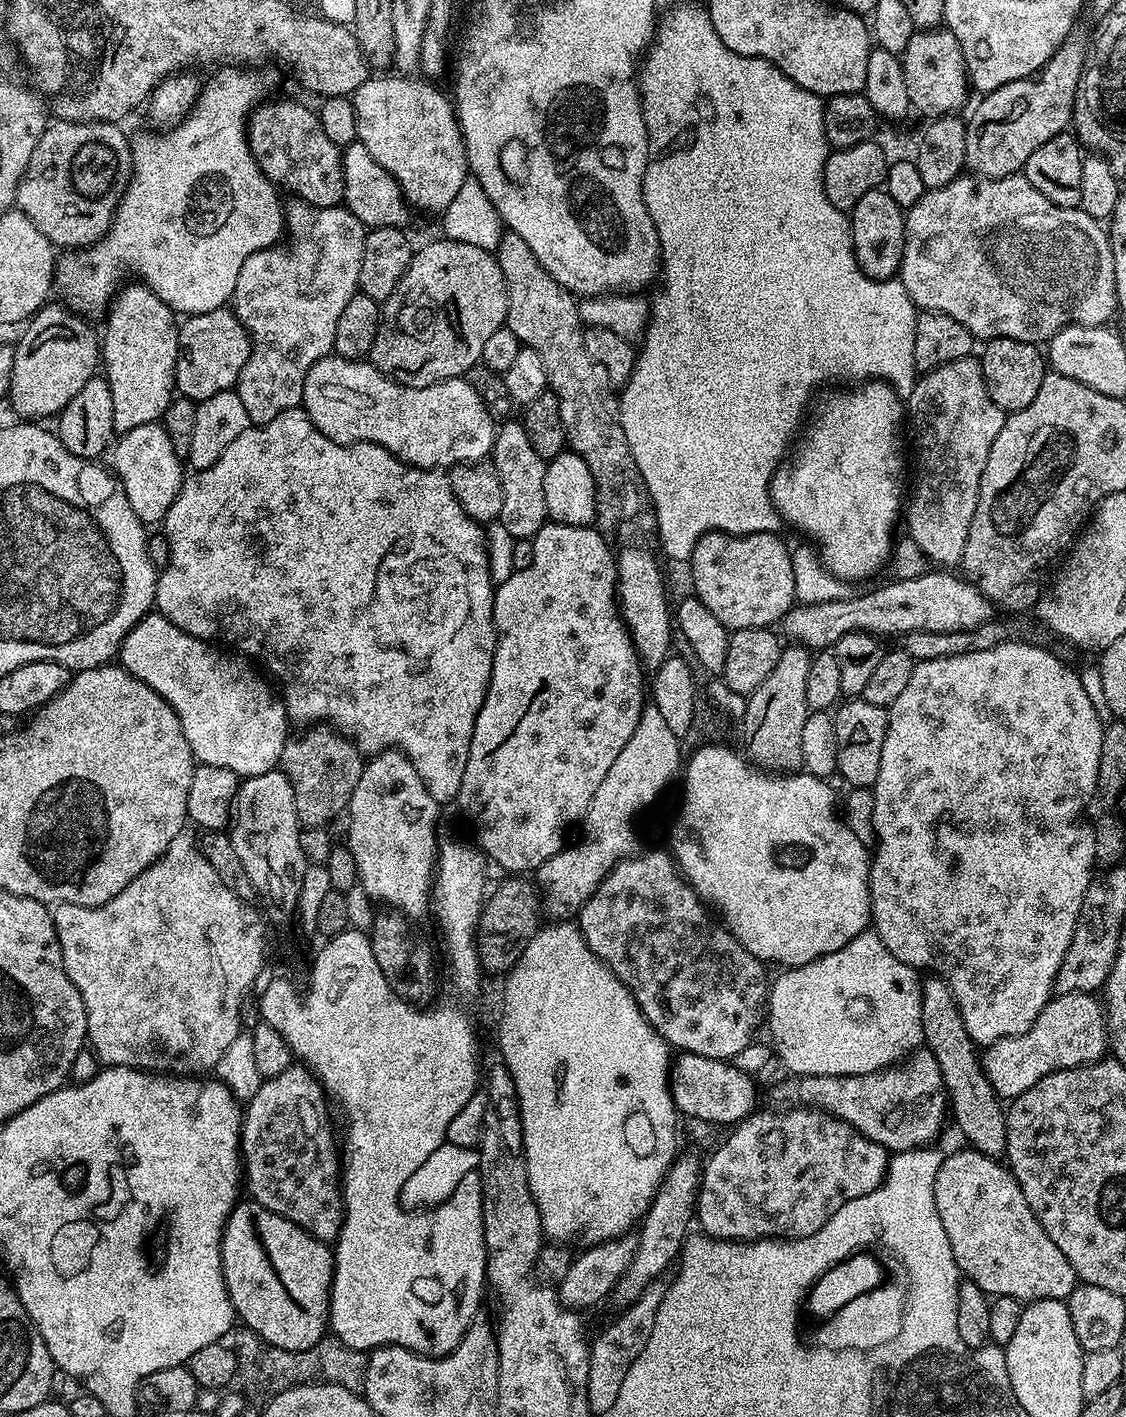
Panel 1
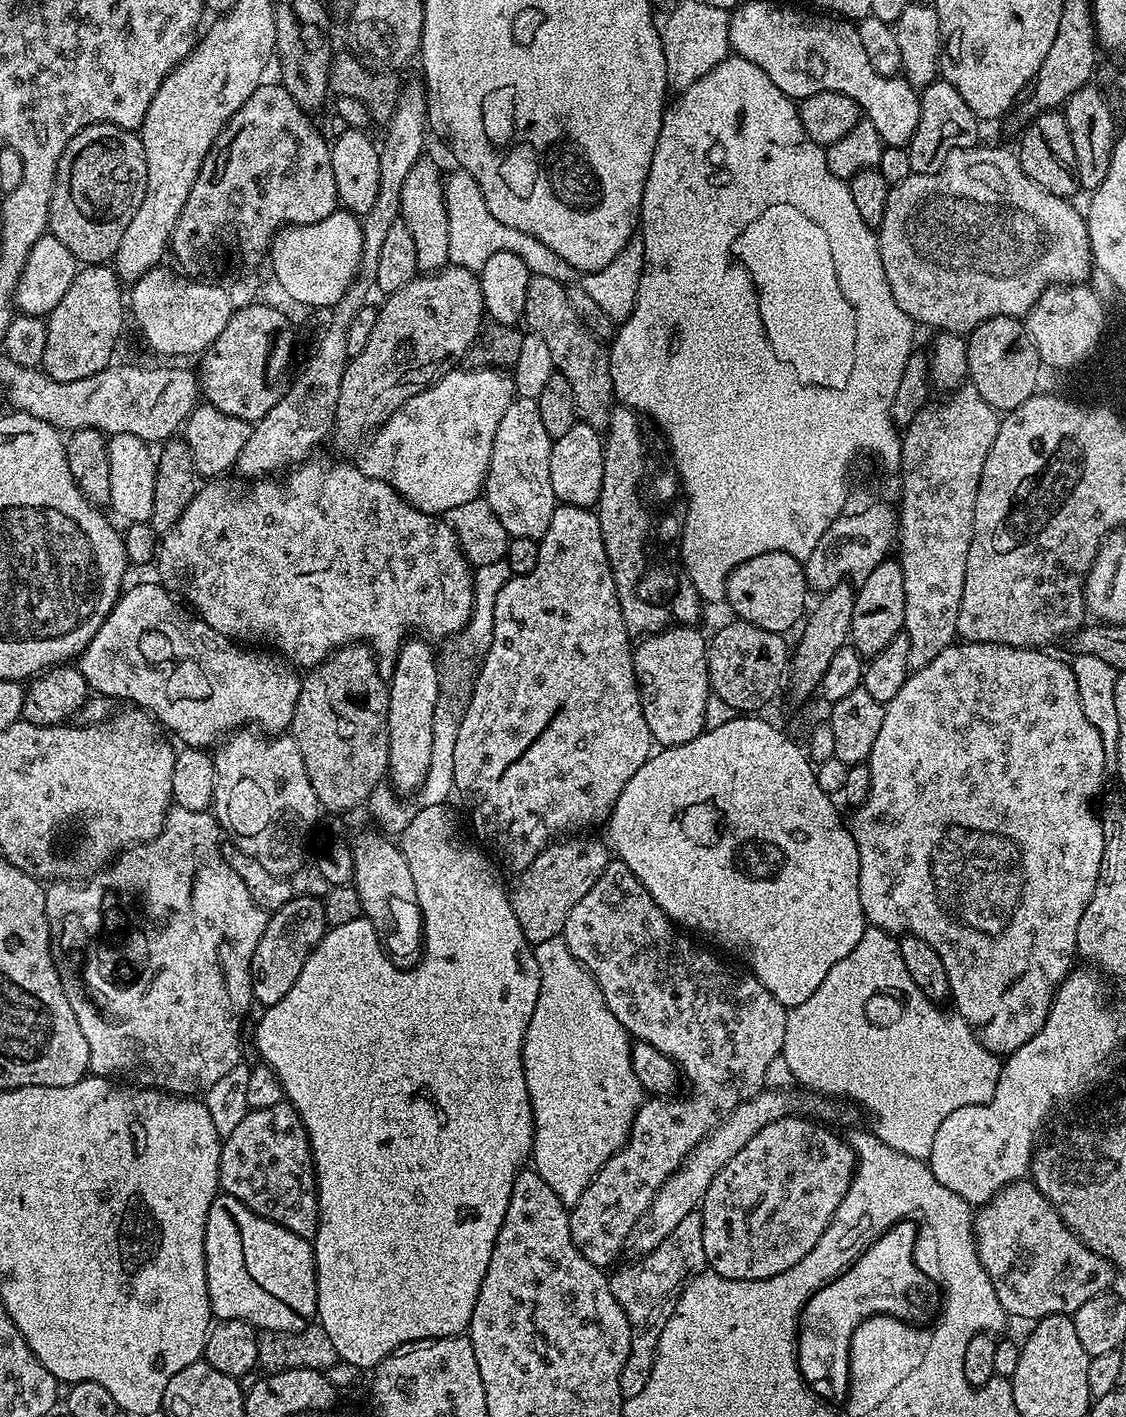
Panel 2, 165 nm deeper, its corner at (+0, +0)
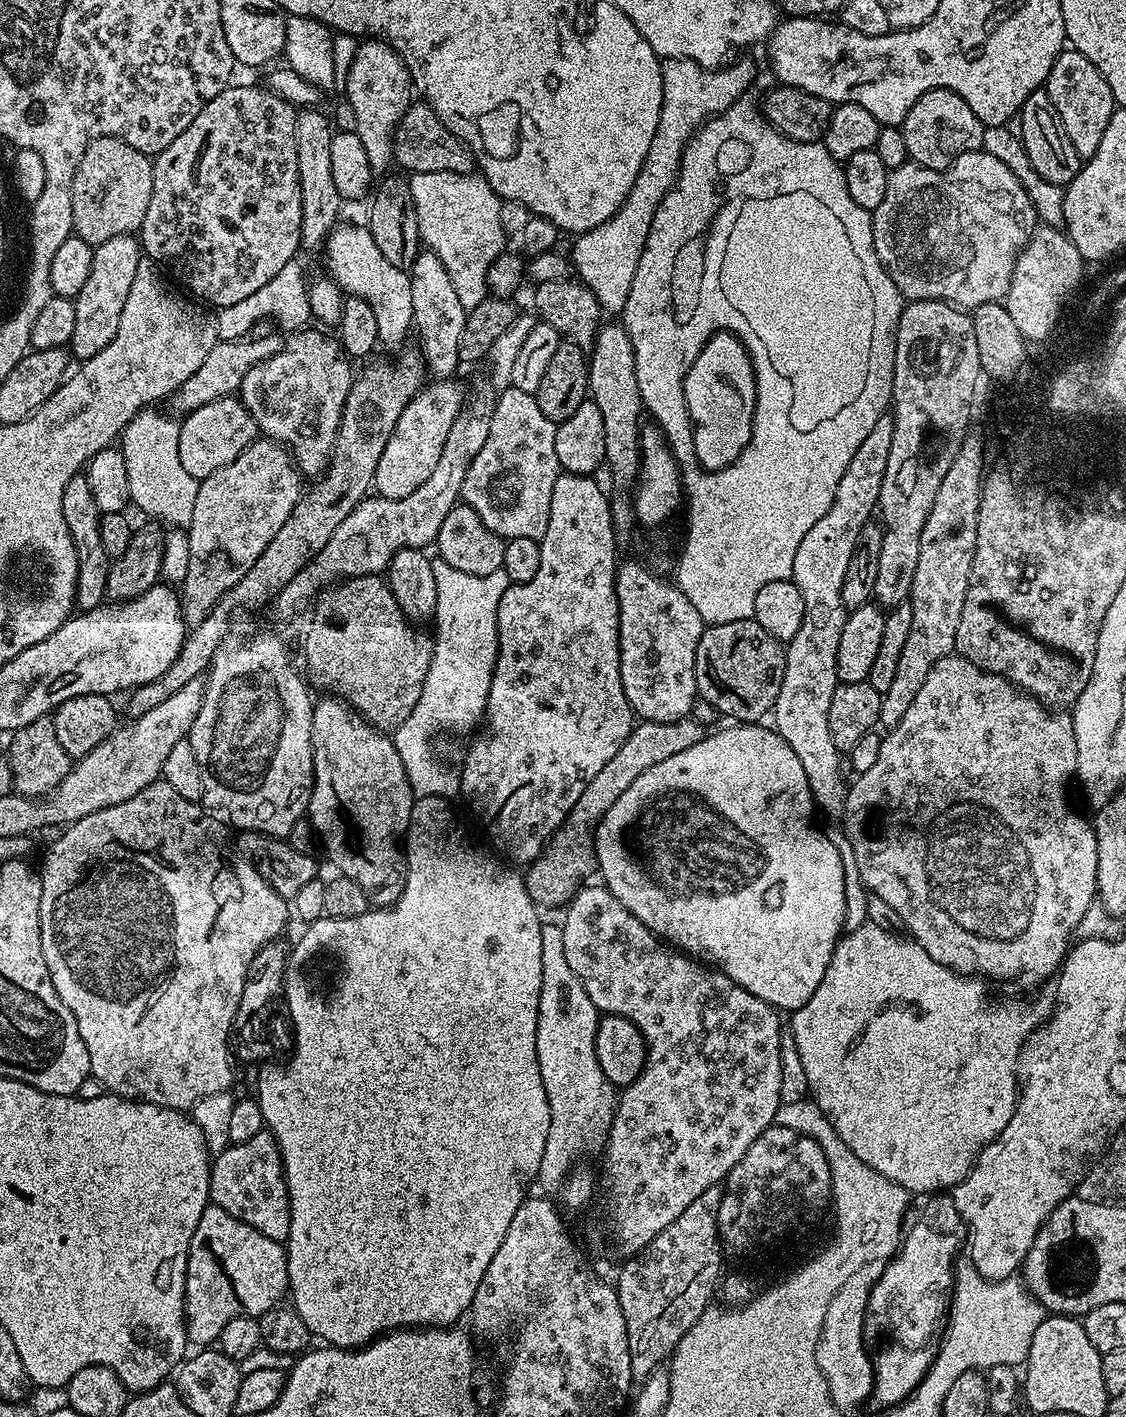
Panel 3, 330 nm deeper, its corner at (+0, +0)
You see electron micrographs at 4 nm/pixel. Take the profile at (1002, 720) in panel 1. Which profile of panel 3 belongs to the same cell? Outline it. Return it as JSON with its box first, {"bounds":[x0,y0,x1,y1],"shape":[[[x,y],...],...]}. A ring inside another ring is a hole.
{"bounds":[842,654,1098,980],"shape":[[[953,654],[942,658],[926,674],[922,690],[914,694],[910,710],[883,737],[874,766],[857,775],[844,798],[842,829],[858,862],[858,874],[869,893],[878,895],[902,918],[907,935],[919,944],[934,962],[946,966],[961,976],[992,980],[1044,980],[1055,977],[1082,918],[1094,906],[1098,878],[1098,846],[1096,830],[1084,816],[1079,816],[1068,801],[1068,783],[1076,776],[1078,742],[1074,738],[1071,715],[1043,708],[1037,697],[1021,690],[1007,675],[985,672],[965,656]]]}

